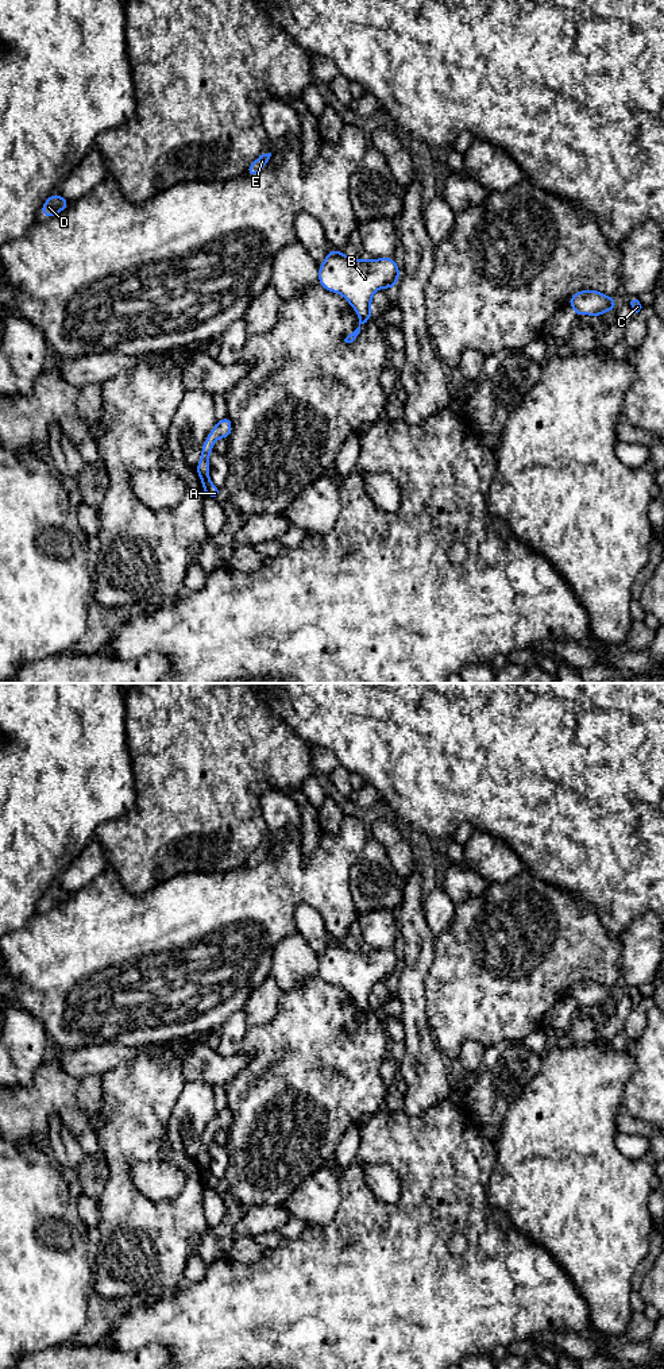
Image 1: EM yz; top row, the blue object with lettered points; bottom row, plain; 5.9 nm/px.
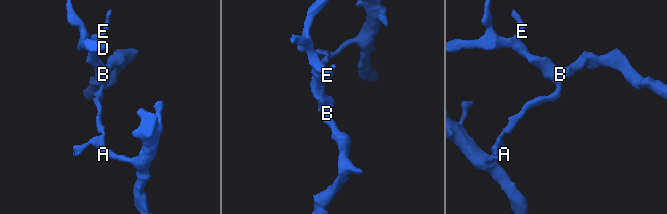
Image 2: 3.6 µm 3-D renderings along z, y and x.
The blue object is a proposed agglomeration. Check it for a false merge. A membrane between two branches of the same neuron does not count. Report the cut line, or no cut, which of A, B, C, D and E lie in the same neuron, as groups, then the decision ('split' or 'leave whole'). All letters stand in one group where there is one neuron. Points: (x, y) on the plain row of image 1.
yz (208, 1169), (201, 1172) | A / B C D E | split

